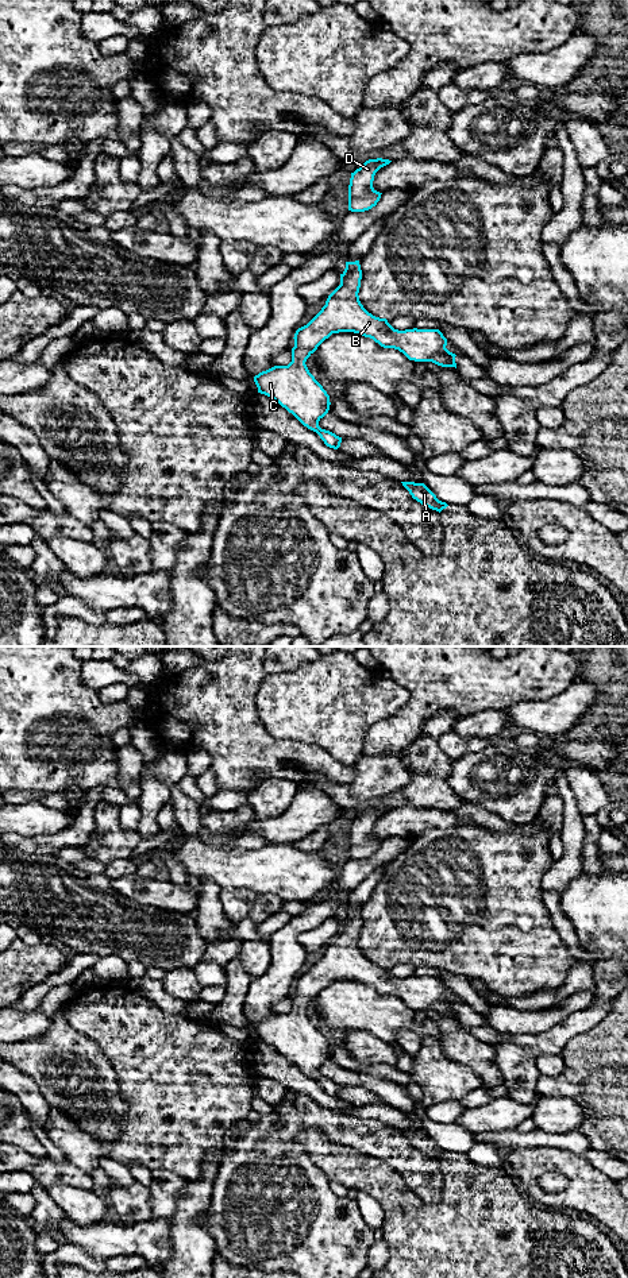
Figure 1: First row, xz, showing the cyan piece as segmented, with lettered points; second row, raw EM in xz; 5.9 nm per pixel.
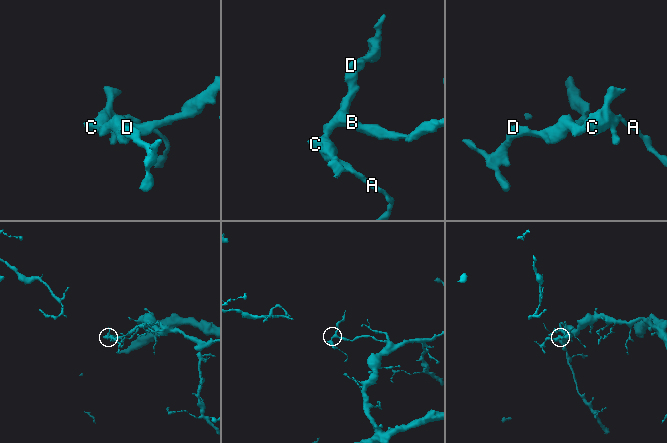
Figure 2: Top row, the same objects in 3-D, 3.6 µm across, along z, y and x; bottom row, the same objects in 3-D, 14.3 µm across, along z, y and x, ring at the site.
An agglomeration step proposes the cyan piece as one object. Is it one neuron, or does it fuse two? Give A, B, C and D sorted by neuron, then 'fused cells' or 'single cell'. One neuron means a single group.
A B C D; single cell

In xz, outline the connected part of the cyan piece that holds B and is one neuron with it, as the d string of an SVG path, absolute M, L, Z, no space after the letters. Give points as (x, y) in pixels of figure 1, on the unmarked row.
M359 908L346 910L340 933L328 943L321 958L296 978L292 1009L288 1013L274 1013L254 1024L258 1040L273 1046L334 1097L340 1094L342 1085L319 1074L319 1069L330 1058L330 1043L305 1012L332 981L354 980L373 987L384 996L398 997L409 1008L456 1016L456 1003L446 996L447 987L439 977L398 978L386 966L369 961L358 943L361 927Z

